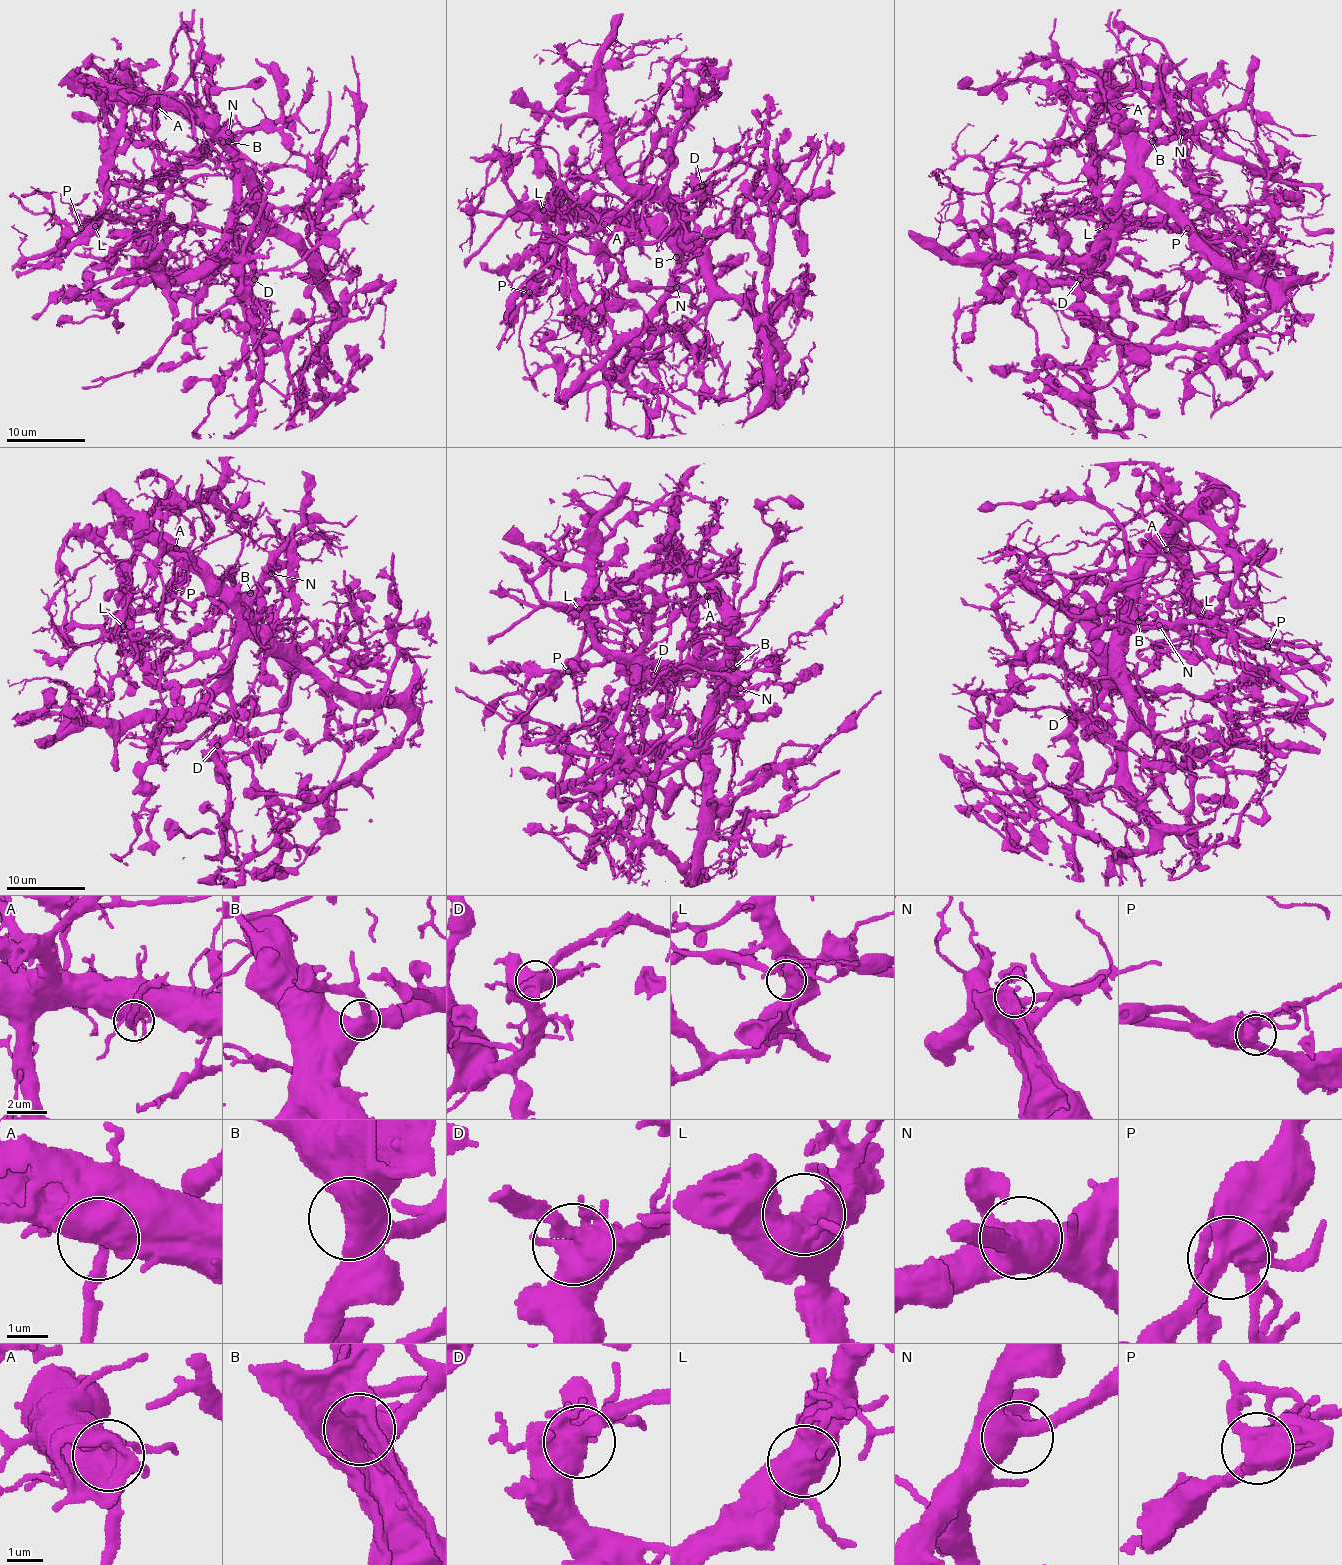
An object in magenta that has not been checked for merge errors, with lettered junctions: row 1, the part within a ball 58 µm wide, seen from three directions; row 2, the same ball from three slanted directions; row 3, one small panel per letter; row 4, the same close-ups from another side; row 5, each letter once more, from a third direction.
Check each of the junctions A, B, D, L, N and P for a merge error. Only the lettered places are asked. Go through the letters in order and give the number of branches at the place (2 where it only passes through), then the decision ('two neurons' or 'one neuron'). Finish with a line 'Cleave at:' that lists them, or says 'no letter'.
A: branches 3; one neuron
B: branches 3; one neuron
D: branches 4; one neuron
L: branches 2; one neuron
N: branches 3; one neuron
P: branches 4; one neuron
Cleave at: no letter

